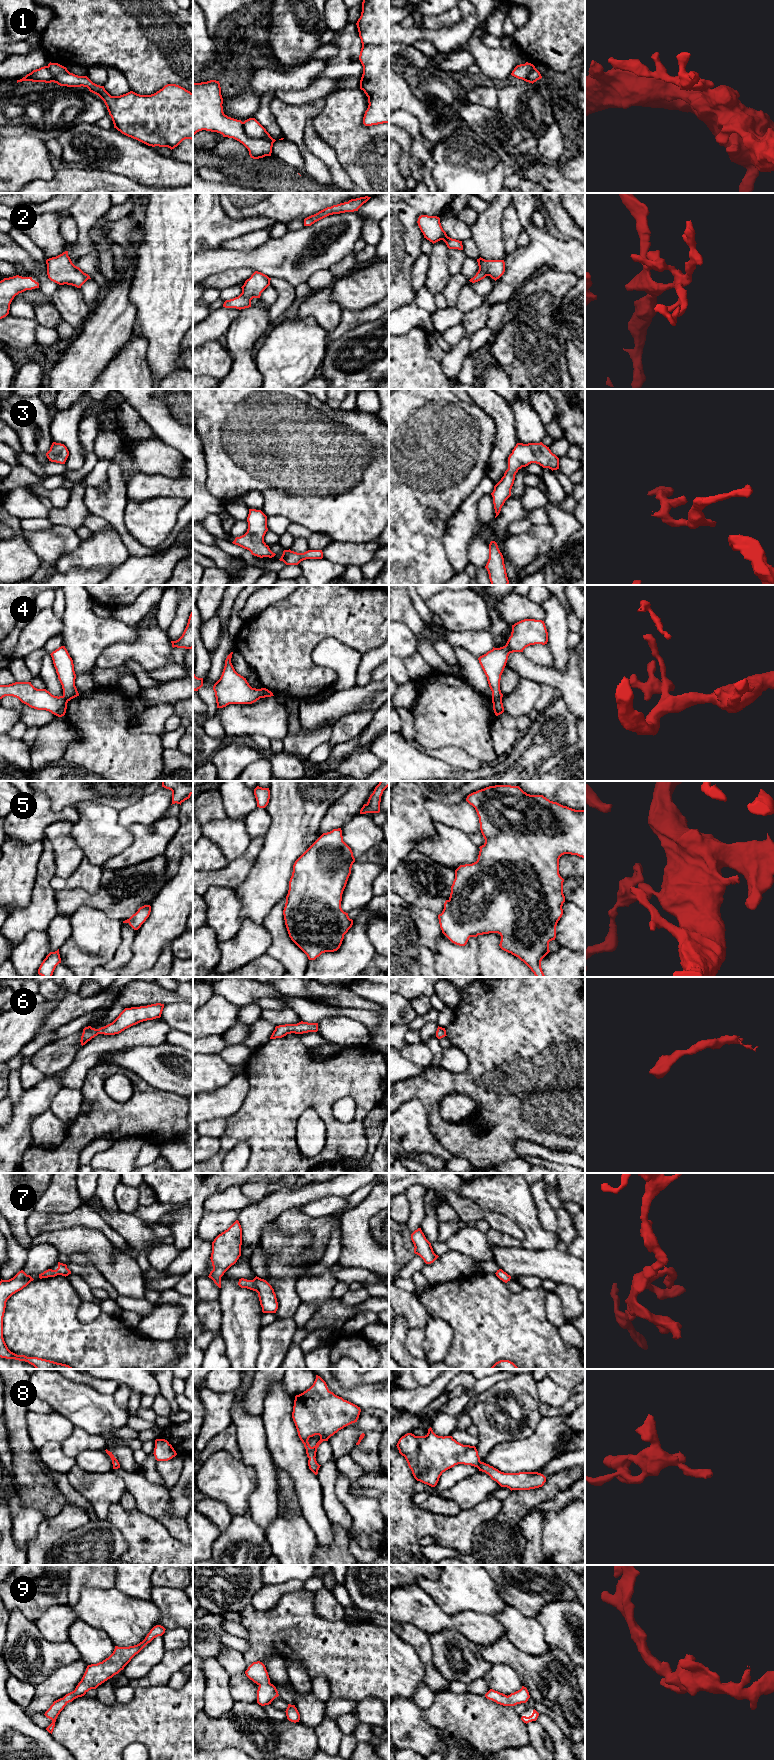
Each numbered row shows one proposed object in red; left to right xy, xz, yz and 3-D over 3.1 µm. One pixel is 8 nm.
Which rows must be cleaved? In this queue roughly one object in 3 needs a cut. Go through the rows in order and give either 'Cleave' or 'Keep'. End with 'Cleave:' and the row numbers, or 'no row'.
1: Cleave
2: Keep
3: Keep
4: Cleave
5: Keep
6: Keep
7: Cleave
8: Keep
9: Keep
Cleave: 1, 4, 7

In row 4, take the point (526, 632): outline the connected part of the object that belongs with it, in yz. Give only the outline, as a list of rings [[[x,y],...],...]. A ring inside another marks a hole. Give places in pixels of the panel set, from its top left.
[[[524,619],[512,625],[511,636],[505,646],[493,647],[492,650],[478,658],[492,691],[492,699],[503,697],[500,690],[500,680],[509,654],[523,652],[530,645],[545,645],[547,642],[548,632],[544,621]]]

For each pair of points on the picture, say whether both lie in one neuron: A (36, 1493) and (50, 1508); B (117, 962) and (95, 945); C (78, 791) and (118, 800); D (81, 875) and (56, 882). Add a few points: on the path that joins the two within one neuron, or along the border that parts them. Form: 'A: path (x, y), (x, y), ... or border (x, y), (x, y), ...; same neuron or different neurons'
A: path (40, 1497), (47, 1504); same neuron
B: border (122, 936), (121, 943), (114, 956), (103, 965); different neurons
C: path (88, 791), (108, 791); same neuron
D: path (75, 880), (72, 882), (62, 882); same neuron

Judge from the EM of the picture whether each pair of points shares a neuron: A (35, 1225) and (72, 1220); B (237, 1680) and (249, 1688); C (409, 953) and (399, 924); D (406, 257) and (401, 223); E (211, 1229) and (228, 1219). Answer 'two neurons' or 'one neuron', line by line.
A: one neuron
B: one neuron
C: one neuron
D: one neuron
E: one neuron

